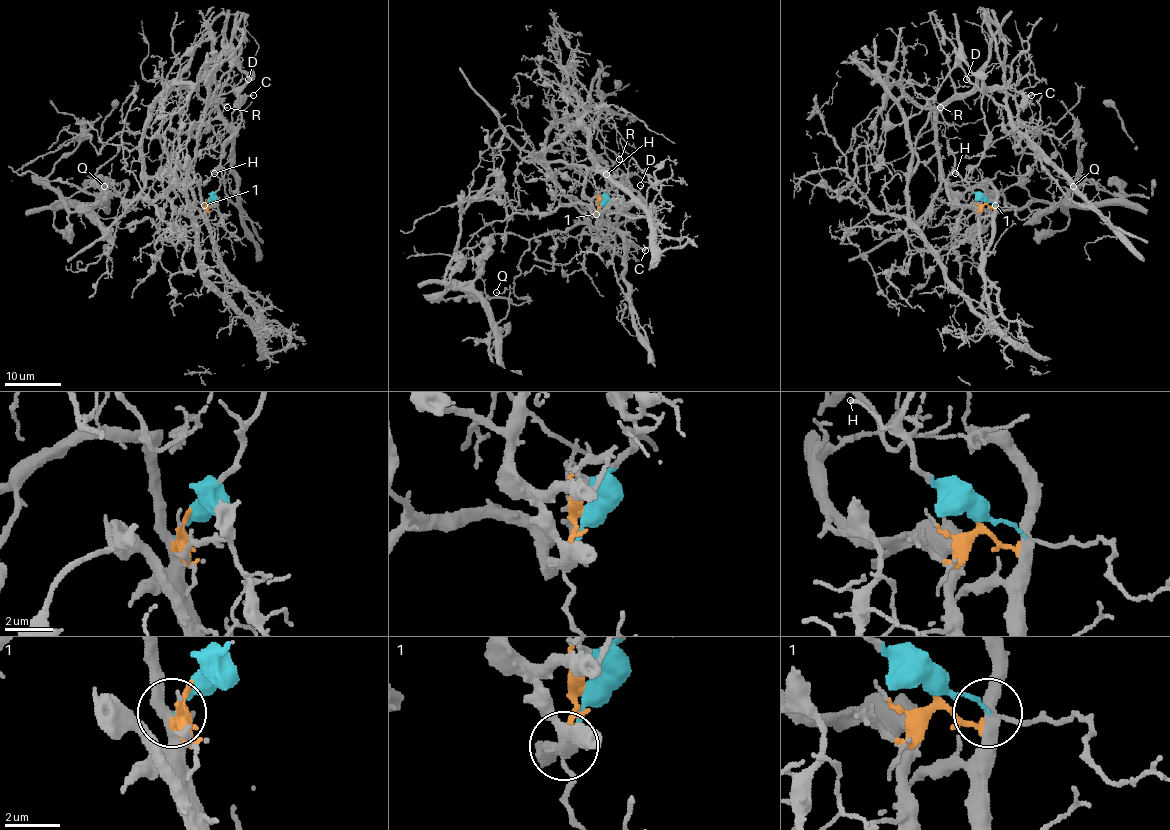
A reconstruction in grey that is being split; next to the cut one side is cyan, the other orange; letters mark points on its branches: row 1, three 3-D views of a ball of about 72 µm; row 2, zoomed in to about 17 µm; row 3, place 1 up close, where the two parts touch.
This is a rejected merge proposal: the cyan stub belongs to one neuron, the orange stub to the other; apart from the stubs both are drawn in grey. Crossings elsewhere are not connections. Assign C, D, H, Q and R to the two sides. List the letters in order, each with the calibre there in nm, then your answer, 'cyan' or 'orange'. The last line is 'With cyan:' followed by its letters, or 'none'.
C: 130 nm thick; cyan
D: 190 nm thick; cyan
H: 100 nm thick; cyan
Q: 110 nm thick; orange
R: 140 nm thick; cyan
With cyan: C, D, H, R

